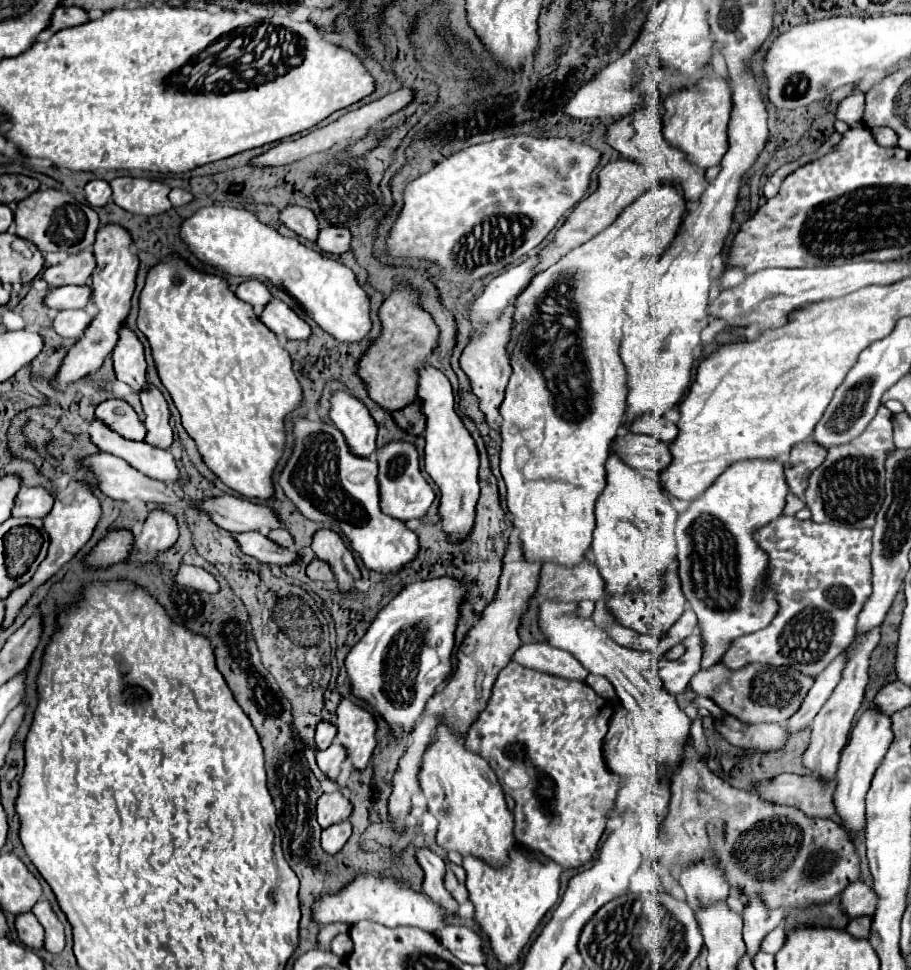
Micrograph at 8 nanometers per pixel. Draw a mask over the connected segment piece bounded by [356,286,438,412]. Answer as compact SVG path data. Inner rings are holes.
M398 286L380 306L378 318L382 332L378 340L370 342L368 350L358 358L356 374L362 378L368 396L384 410L402 410L416 400L418 368L426 362L428 354L436 346L438 326L430 314L418 308L418 294L410 286Z

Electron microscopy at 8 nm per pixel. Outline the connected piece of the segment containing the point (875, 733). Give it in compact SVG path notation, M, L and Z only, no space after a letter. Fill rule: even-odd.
M868 708L860 720L856 722L856 726L850 732L850 740L846 744L846 748L842 750L842 758L840 758L840 766L836 772L836 812L842 816L844 826L848 828L850 834L864 830L866 818L864 818L864 796L870 788L870 782L874 778L874 772L878 770L878 766L882 764L886 750L890 748L894 740L892 734L892 720L888 714L878 712L876 708Z

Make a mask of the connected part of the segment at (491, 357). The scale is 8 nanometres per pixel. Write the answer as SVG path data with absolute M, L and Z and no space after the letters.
M510 304L506 306L502 318L494 322L494 326L486 326L486 330L478 336L478 342L466 346L460 356L460 368L470 380L472 392L480 398L480 410L484 412L486 424L492 430L500 430L500 404L504 400L504 388L510 378L510 364L506 358L506 330L510 328Z

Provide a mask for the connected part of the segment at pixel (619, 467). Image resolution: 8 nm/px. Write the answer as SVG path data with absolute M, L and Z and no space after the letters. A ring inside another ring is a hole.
M610 450L606 458L606 486L596 500L594 516L594 540L592 554L604 584L614 594L624 594L626 590L662 590L662 574L666 566L676 556L674 528L678 512L672 508L668 494L658 484L656 472L644 472L630 468L622 458Z

